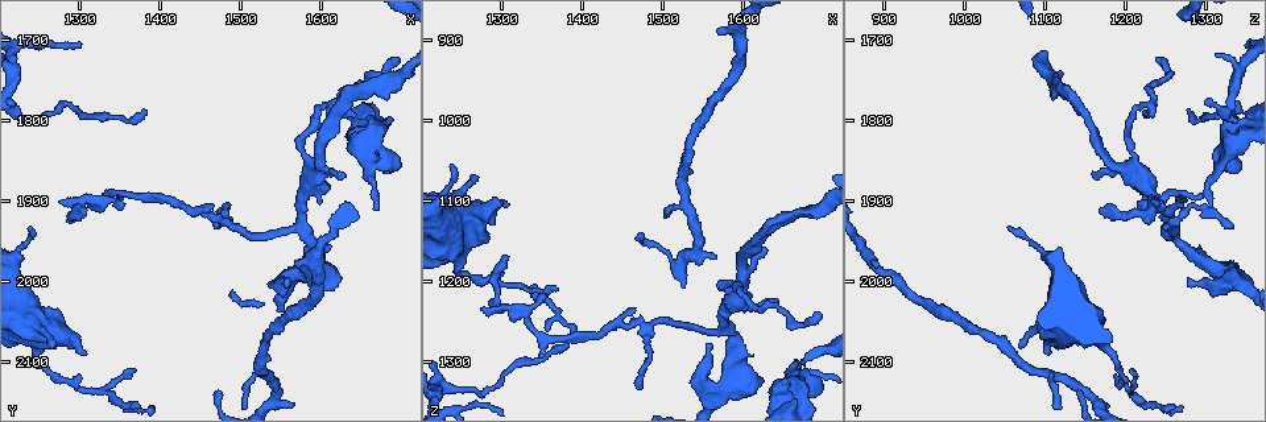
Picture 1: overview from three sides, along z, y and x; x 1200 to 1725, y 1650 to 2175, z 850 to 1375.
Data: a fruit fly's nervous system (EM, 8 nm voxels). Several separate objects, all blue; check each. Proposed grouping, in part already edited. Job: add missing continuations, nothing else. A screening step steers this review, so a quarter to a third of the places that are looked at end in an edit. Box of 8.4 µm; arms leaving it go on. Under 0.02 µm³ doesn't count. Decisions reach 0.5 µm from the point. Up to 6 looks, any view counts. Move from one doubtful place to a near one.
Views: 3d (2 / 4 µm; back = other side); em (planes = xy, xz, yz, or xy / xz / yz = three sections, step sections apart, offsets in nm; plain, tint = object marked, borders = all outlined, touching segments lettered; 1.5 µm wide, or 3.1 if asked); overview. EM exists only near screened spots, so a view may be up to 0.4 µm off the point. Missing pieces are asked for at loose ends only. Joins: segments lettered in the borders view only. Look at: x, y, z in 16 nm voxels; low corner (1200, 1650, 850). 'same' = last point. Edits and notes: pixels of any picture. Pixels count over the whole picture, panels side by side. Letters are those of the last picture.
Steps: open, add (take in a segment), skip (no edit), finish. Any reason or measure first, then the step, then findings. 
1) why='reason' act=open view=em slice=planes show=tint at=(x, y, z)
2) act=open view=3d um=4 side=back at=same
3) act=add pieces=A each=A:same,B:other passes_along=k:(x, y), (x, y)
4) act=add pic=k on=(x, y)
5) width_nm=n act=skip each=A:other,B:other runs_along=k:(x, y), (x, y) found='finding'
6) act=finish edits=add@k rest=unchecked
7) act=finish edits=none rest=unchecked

why='thin end' act=open view=3d um=4 at=(1475, 2135, 1140)

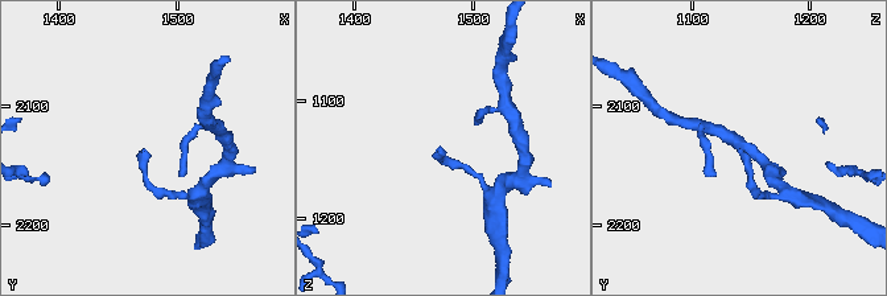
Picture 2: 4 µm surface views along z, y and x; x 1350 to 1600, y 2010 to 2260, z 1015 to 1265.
act=open view=em slice=xy step=4 show=tint at=(1476, 2136, 1140)

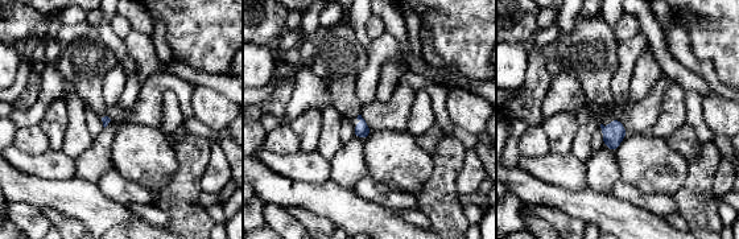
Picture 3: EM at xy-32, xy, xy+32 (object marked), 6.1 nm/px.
why='another direction' act=open view=em slice=planes show=borders at=same

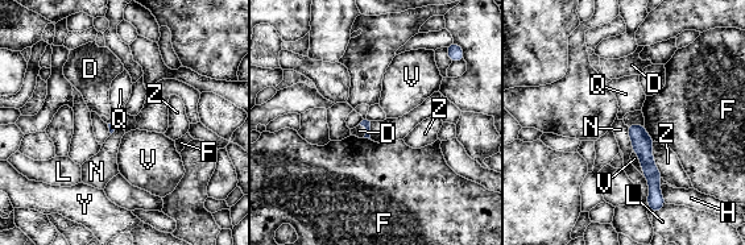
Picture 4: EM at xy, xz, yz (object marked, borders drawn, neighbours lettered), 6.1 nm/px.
act=add pieces=D each=D:same,F:other,H:other,L:other,N:other,Q:other,V:other,Y:other,Z:other passes_along=4:(367, 124), (365, 131), (359, 131) found='it goes on there'

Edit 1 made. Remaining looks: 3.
why='thin end' act=open view=3d um=4 at=(1465, 1915, 1230)

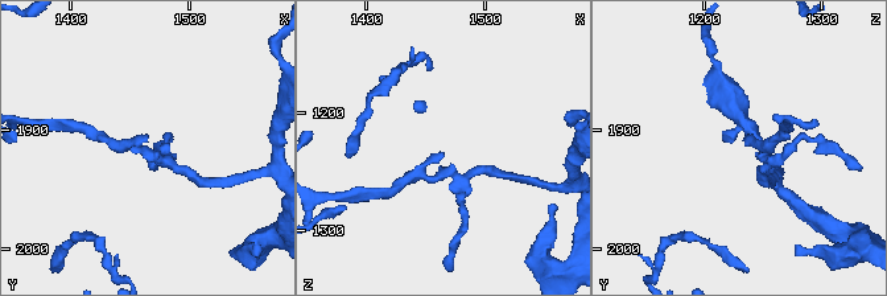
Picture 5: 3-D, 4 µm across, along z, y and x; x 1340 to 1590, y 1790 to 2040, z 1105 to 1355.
why='need the tissue' act=open view=em slice=xz step=8 show=borders at=(1466, 1910, 1234)

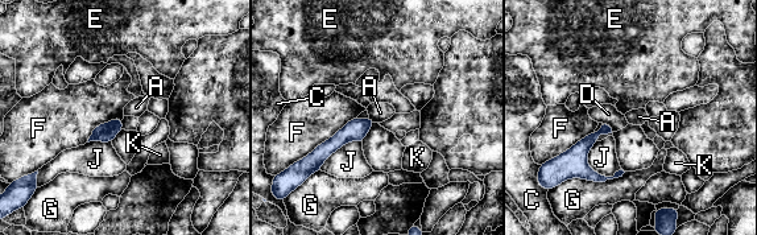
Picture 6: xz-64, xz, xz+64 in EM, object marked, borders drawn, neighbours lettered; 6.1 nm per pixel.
act=open view=em slice=planes show=borders at=same

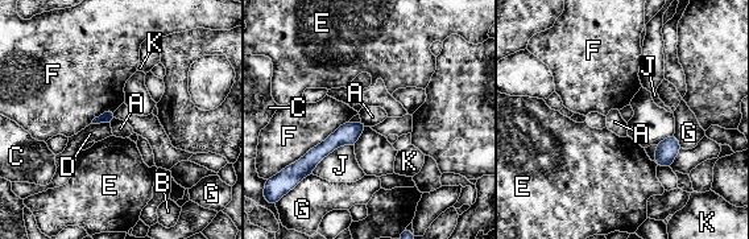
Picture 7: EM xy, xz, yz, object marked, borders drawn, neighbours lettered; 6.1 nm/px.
width_nm=70 act=skip each=A:other,B:other,C:other,D:other,E:other,F:other,G:other,J:other,K:other found='no lettered segment goes on from it'

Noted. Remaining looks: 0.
act=finish edits=add@4 rest=unchecked

